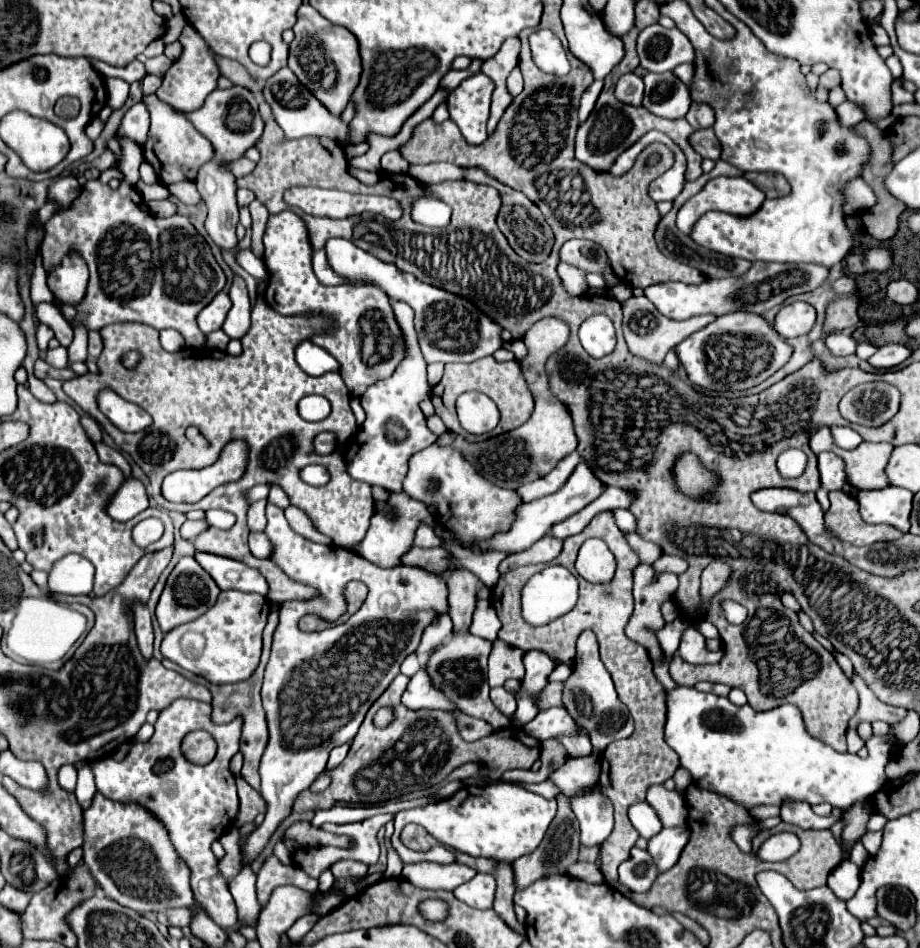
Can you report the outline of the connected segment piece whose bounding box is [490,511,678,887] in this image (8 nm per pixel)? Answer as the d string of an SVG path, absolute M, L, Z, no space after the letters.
M612 512L598 513L586 525L586 529L582 533L566 537L564 549L554 563L560 563L566 569L574 569L576 553L578 553L580 545L590 537L602 539L608 545L608 549L614 553L616 573L614 573L614 579L606 585L594 585L594 583L582 579L580 575L576 575L580 581L580 599L578 599L576 607L570 613L566 613L564 617L558 617L556 621L542 625L542 627L532 627L520 617L520 589L524 587L524 581L528 581L528 577L532 577L534 573L538 573L542 569L542 565L526 565L526 567L518 567L518 569L512 569L512 571L500 575L498 583L492 587L490 601L498 613L498 619L502 621L498 639L502 639L504 643L514 645L522 651L528 651L528 649L548 651L548 655L558 663L570 663L572 655L574 655L576 635L580 635L584 629L592 629L596 633L600 657L602 657L608 673L612 675L618 697L628 707L628 711L634 719L634 727L636 727L634 733L628 739L610 743L604 749L602 761L600 761L598 783L579 792L579 794L585 794L596 791L596 793L604 795L606 799L610 799L614 805L614 819L616 819L614 831L600 845L600 859L602 859L600 871L604 875L604 885L612 887L614 881L618 879L618 871L616 871L618 865L628 857L630 849L634 847L634 843L638 839L638 831L634 829L634 825L628 819L628 809L634 803L646 801L648 787L660 785L668 777L674 775L674 769L678 769L678 757L676 757L676 751L670 749L668 743L664 741L664 725L666 725L666 711L668 711L666 709L666 689L662 687L662 683L656 679L656 675L652 671L652 661L650 661L648 651L642 645L638 645L636 641L628 639L624 633L624 627L630 621L632 611L634 611L632 569L634 569L634 565L638 565L638 557L632 553L632 549L624 541L624 534L616 527Z

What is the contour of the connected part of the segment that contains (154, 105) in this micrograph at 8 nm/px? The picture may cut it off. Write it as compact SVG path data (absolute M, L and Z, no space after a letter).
M144 95L142 101L146 103L150 111L150 119L152 119L148 139L144 143L146 163L154 167L158 181L162 185L170 185L176 181L194 181L198 169L214 157L212 143L204 135L200 135L182 113L176 113L172 107L158 101L156 95Z

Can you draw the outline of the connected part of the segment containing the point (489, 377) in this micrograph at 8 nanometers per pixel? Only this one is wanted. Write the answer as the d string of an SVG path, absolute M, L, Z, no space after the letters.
M484 357L484 359L472 361L472 363L452 363L452 365L446 365L442 381L436 387L432 387L432 403L434 403L436 413L442 417L444 425L448 427L448 431L460 433L460 435L464 435L468 439L472 435L468 435L458 425L458 415L456 415L456 409L454 409L456 397L462 395L462 393L466 393L466 391L480 391L480 393L488 395L498 405L498 409L500 409L500 423L496 425L496 429L492 433L488 433L492 437L500 435L504 431L512 431L512 429L520 427L522 423L528 421L528 417L532 415L532 409L534 409L532 395L526 389L522 371L520 371L520 367L518 367L516 361L498 363L498 361L494 361L494 357Z

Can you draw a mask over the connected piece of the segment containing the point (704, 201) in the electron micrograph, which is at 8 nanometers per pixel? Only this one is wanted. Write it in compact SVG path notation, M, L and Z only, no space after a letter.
M744 177L710 179L700 193L690 197L678 211L678 229L690 233L704 211L724 211L730 215L752 215L764 201L764 193Z

